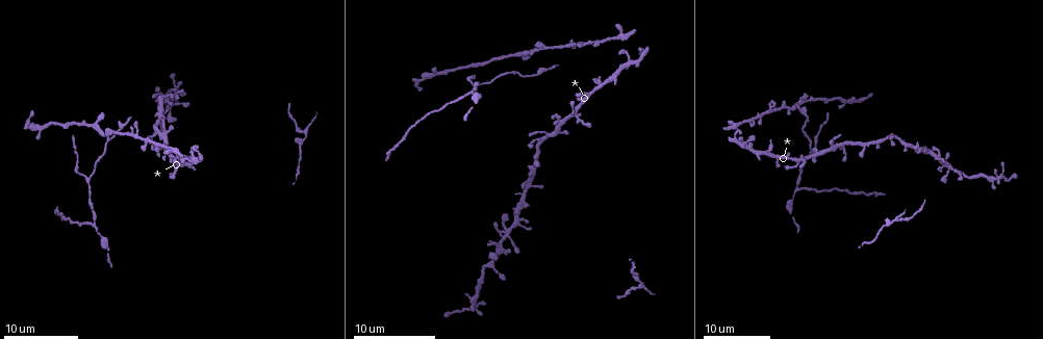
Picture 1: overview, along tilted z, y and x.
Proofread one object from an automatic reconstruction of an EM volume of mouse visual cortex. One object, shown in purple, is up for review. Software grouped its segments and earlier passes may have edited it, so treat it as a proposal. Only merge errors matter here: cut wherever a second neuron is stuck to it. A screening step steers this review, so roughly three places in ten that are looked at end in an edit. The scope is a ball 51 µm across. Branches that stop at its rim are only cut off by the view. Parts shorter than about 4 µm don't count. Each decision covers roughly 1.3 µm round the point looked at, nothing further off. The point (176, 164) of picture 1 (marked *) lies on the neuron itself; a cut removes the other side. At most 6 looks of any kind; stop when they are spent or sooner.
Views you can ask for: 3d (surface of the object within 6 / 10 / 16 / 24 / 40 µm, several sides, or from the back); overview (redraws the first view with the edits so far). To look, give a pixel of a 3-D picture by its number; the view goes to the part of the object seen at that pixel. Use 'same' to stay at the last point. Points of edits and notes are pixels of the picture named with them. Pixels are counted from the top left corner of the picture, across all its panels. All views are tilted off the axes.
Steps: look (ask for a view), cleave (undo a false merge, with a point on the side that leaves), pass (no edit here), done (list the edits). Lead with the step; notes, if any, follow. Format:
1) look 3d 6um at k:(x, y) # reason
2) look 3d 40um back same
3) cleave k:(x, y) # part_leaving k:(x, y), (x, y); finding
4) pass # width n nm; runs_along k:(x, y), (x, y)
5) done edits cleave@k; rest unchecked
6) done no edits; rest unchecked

look 3d 24um at 1:(796, 190) # small branch off a trunk

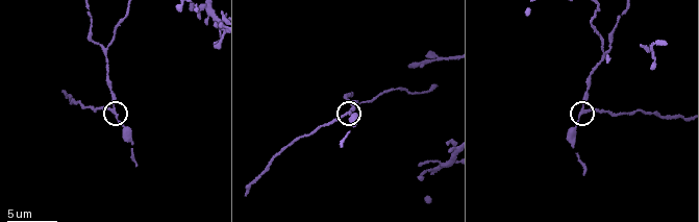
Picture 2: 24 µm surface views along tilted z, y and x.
look 3d 10um at 2:(113, 111) # zoom in

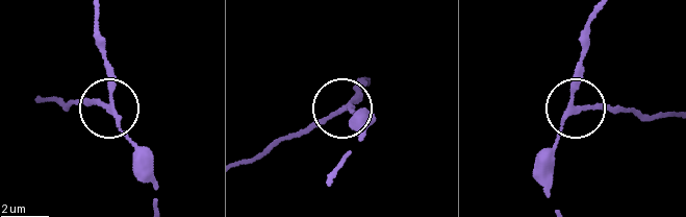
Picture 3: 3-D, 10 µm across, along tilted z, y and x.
cleave 3:(96, 100) # part_leaving 3:(109, 110), (96, 100), (65, 106), (43, 98); a second neuron is stuck on

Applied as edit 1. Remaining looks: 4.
look 3d 24um at 1:(826, 102) # branch point

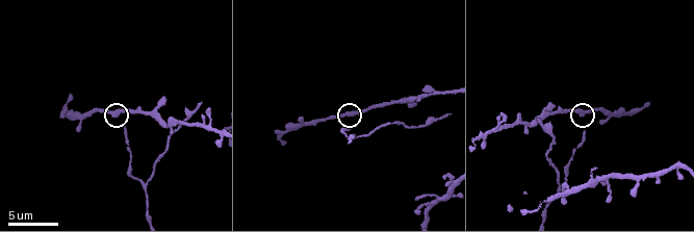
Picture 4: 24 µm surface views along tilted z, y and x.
look 3d 6um at 4:(116, 114) # closer look

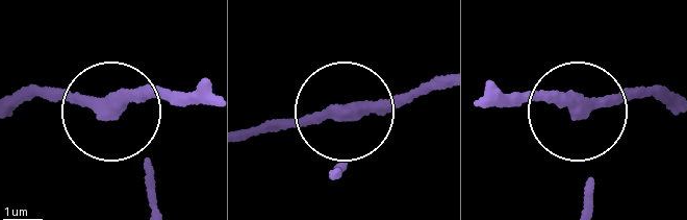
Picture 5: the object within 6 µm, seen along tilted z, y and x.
pass # runs_along 5:(435, 79), (369, 104), (246, 127); one neuron here

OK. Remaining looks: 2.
done edits cleave@3; rest unchecked

